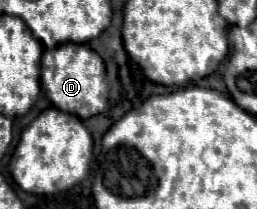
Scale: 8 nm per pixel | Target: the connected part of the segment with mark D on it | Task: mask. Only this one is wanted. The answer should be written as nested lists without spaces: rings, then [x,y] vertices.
[[[63,43],[61,47],[46,49],[41,61],[41,89],[57,109],[81,119],[89,119],[107,109],[109,85],[105,79],[105,65],[93,49],[87,49],[87,45]]]

